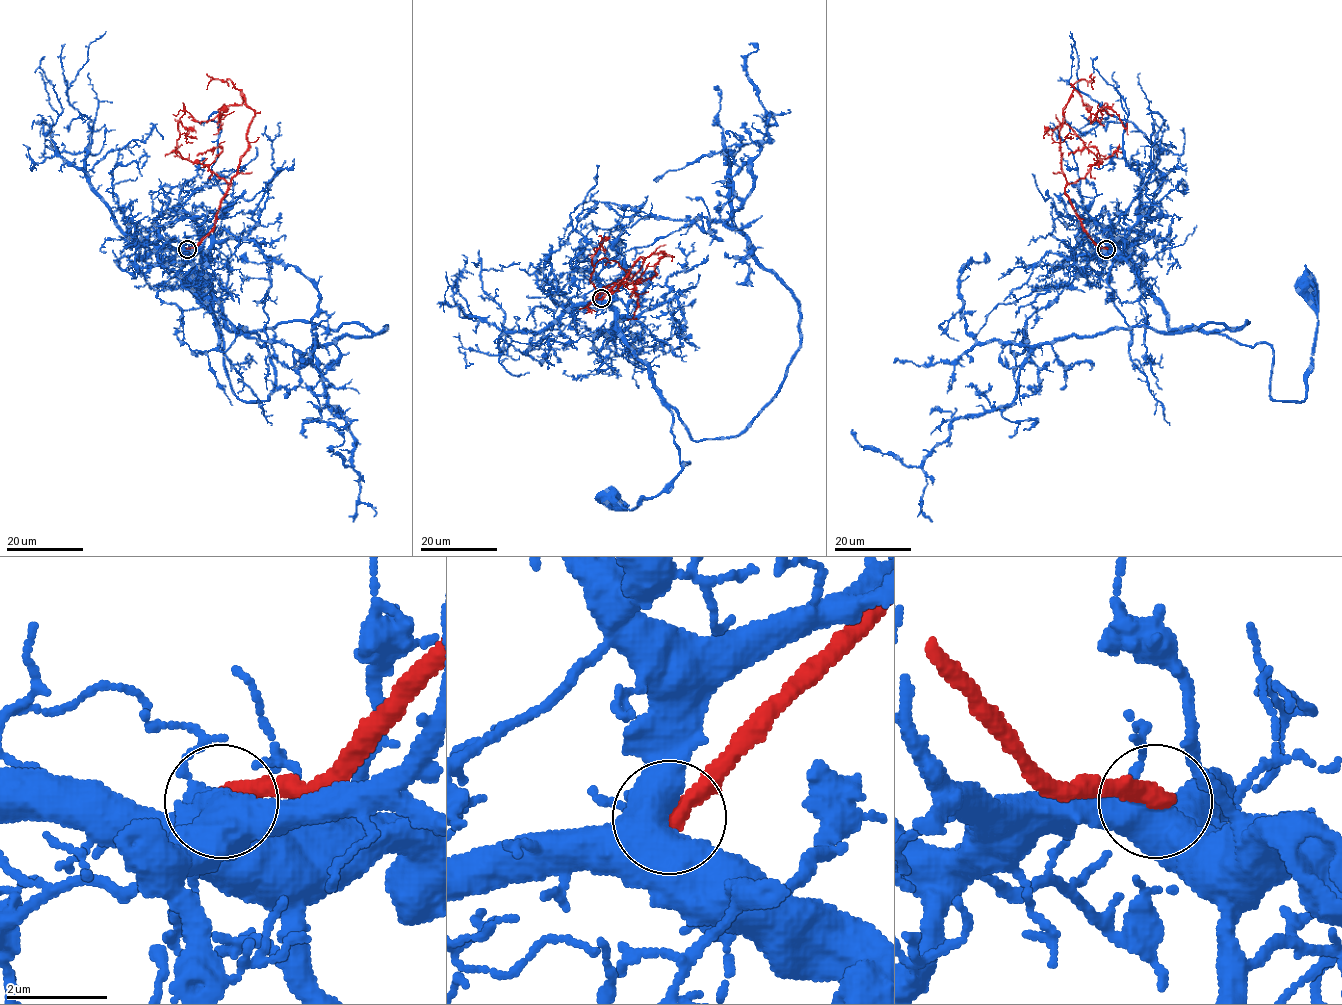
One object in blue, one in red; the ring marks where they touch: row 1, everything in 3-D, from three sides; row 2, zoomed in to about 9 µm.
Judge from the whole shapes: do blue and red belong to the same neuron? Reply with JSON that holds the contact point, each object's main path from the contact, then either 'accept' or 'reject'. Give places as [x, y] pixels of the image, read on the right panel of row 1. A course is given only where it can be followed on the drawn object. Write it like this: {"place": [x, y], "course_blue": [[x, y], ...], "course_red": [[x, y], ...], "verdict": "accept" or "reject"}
{"place": [1106, 249], "course_blue": [[1107, 249], [1128, 263], [1169, 329], [1267, 343], [1273, 399], [1306, 394], [1317, 319], [1305, 283]], "course_red": [[1107, 249], [1084, 230], [1065, 192], [1059, 129], [1075, 90], [1087, 104], [1091, 122], [1106, 102], [1107, 114]], "verdict": "reject"}

